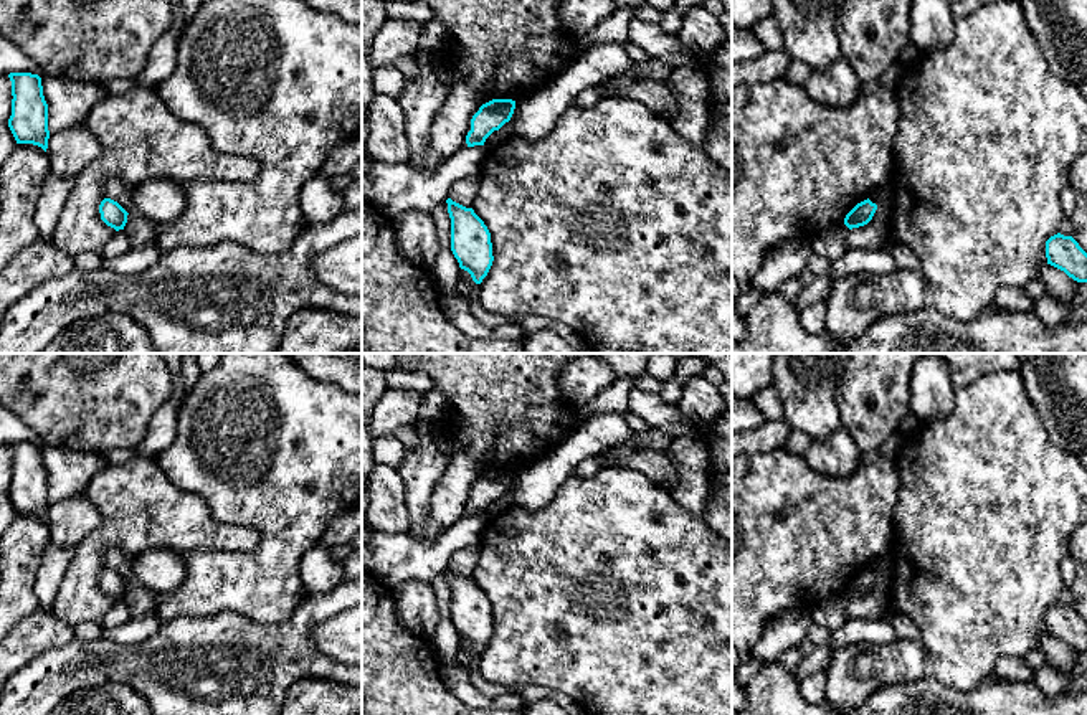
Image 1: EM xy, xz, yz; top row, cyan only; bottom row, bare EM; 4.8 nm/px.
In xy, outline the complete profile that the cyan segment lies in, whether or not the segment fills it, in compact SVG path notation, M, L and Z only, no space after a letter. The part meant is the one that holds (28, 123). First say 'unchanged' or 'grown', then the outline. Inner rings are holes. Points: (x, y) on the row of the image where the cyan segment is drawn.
unchanged; M10 73L12 116L8 127L17 144L33 144L48 149L48 104L43 96L41 78L31 73Z

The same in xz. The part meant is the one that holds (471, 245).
unchanged; M451 198L446 203L451 218L451 251L459 268L468 271L476 284L481 284L494 261L491 233L472 208Z

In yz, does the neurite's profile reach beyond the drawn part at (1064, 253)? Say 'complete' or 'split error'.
complete

